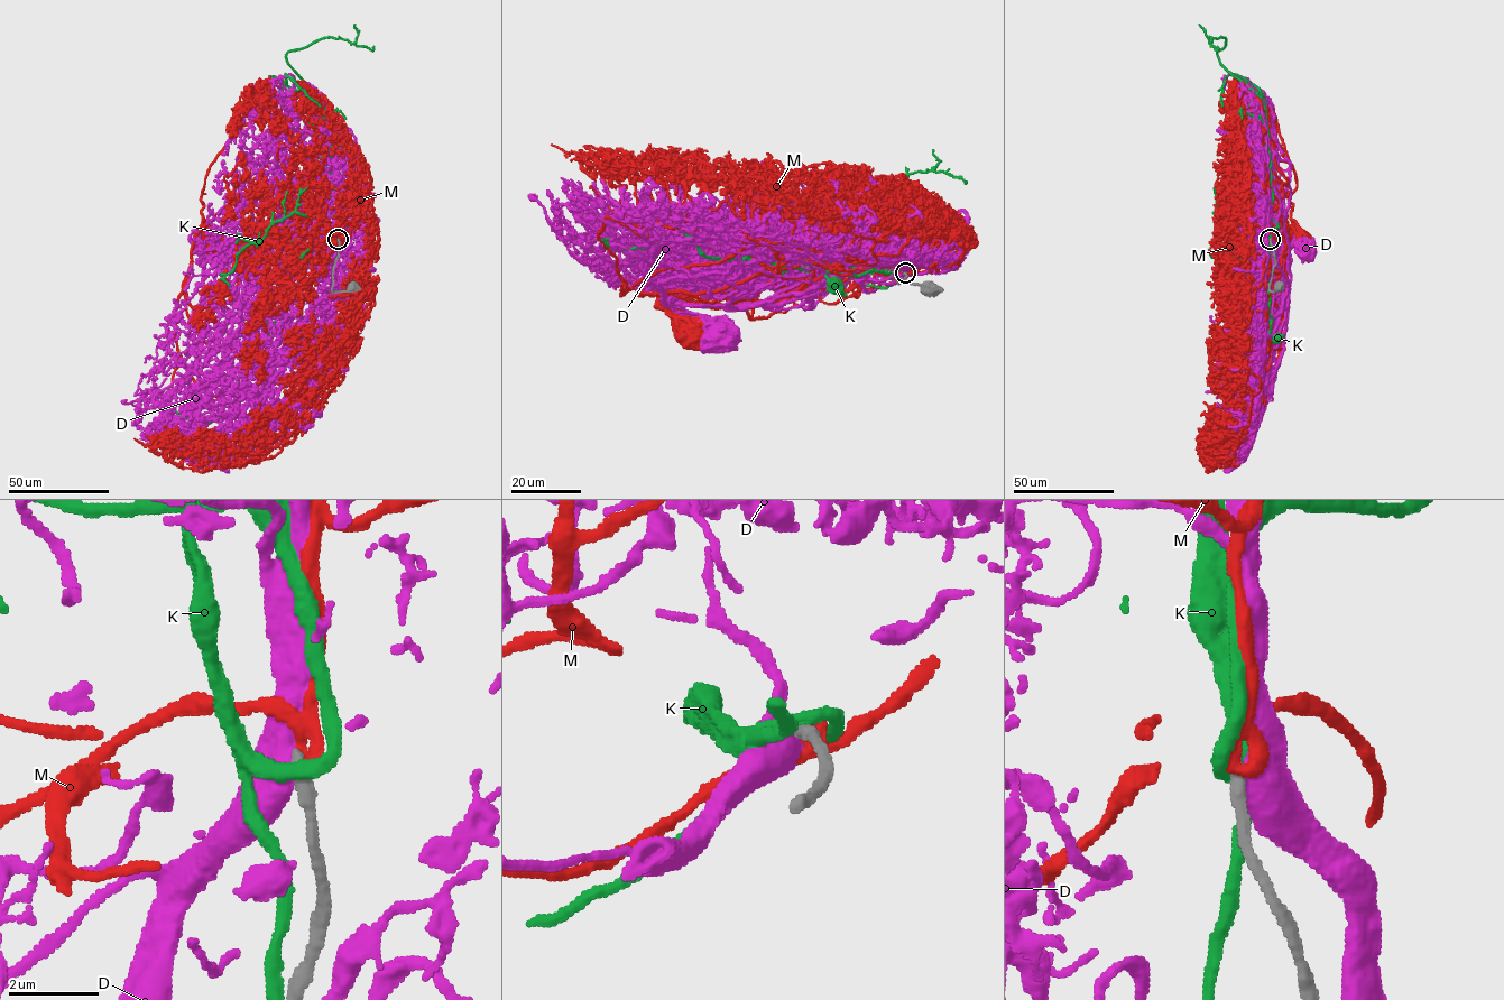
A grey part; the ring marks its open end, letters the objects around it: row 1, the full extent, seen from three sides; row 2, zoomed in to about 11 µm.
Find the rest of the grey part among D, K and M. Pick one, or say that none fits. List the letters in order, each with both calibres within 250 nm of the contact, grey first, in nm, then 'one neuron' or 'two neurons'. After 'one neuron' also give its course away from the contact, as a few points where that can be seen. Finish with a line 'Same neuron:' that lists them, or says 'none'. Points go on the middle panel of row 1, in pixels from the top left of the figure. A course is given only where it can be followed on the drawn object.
D: calibres 360 and 500 nm; two neurons
K: calibres 360 and 340 nm; two neurons
M: calibres 360 and 440 nm; two neurons
Same neuron: none

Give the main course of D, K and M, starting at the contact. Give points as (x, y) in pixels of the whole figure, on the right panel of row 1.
D: (1270, 240), (1275, 246), (1273, 257), (1288, 285), (1288, 251), (1298, 246), (1306, 252)
K: (1270, 239), (1269, 339), (1278, 338)
M: (1270, 240), (1276, 240), (1272, 230), (1280, 215), (1281, 232), (1289, 238), (1281, 251), (1282, 234), (1299, 237)

